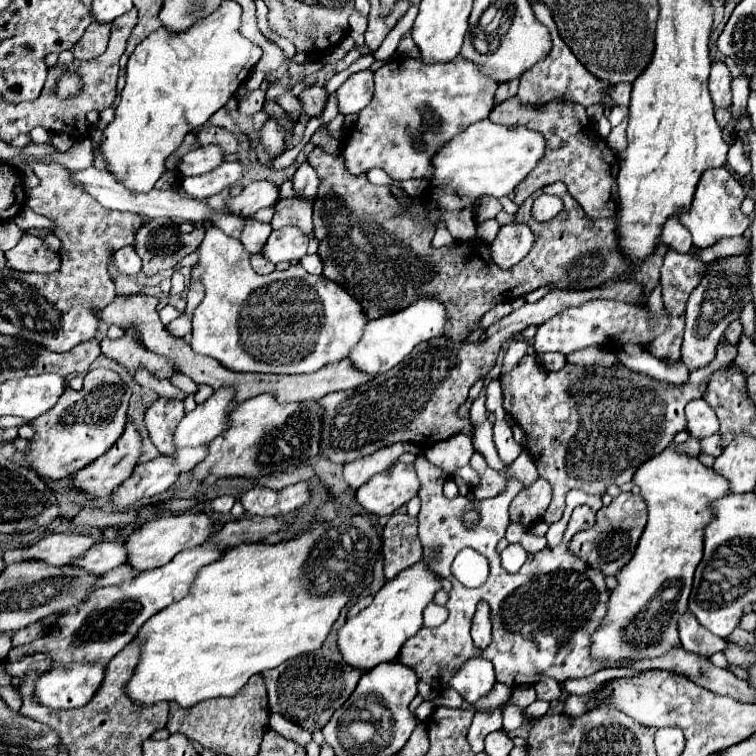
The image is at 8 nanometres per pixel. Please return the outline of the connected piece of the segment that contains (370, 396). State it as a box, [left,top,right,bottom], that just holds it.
[319,282,645,464]

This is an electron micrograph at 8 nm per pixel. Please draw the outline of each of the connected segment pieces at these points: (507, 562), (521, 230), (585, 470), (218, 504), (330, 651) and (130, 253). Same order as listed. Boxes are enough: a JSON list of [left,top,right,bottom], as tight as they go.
[[501,544,527,572],[491,224,535,266],[501,344,737,524],[211,494,235,512],[261,620,363,732],[115,246,141,274]]

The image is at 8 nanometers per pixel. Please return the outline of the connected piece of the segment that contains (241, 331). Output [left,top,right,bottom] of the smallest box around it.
[191,228,369,374]

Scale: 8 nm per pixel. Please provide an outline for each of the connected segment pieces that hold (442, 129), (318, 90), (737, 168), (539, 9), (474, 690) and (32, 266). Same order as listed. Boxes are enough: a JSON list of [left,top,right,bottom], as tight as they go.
[[343,54,497,180],[299,86,327,116],[727,142,751,176],[517,2,617,108],[451,658,495,704],[5,234,59,272]]

